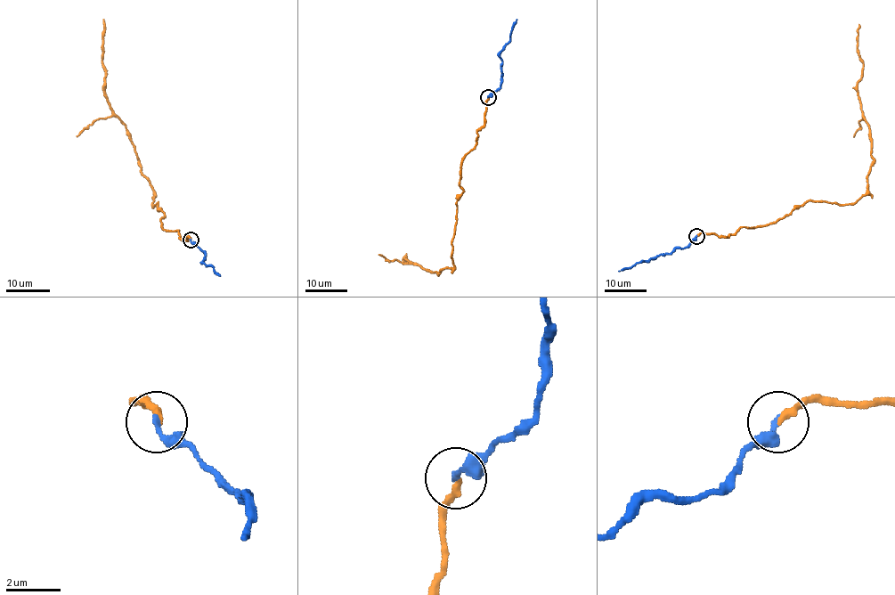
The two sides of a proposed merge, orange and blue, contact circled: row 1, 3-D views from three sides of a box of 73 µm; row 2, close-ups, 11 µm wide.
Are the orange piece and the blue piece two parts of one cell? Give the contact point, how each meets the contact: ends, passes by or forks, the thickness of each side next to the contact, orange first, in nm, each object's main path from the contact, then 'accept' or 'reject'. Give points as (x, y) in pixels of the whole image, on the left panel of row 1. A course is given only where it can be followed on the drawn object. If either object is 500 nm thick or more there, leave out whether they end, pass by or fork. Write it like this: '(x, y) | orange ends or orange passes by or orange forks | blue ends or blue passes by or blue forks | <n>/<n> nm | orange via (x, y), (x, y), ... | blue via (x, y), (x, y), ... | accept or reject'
(191, 240) | orange ends | blue ends | 240/220 nm | orange via (191, 240), (162, 227), (158, 202), (152, 207), (153, 187), (104, 93), (103, 19) | blue via (190, 240), (204, 252), (203, 262), (220, 276) | accept

